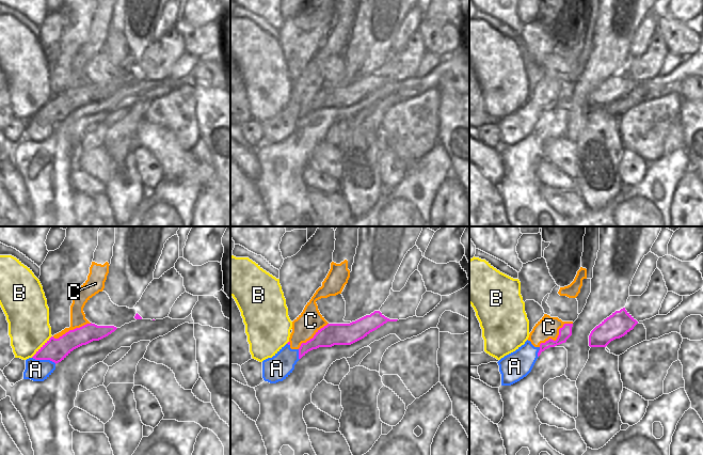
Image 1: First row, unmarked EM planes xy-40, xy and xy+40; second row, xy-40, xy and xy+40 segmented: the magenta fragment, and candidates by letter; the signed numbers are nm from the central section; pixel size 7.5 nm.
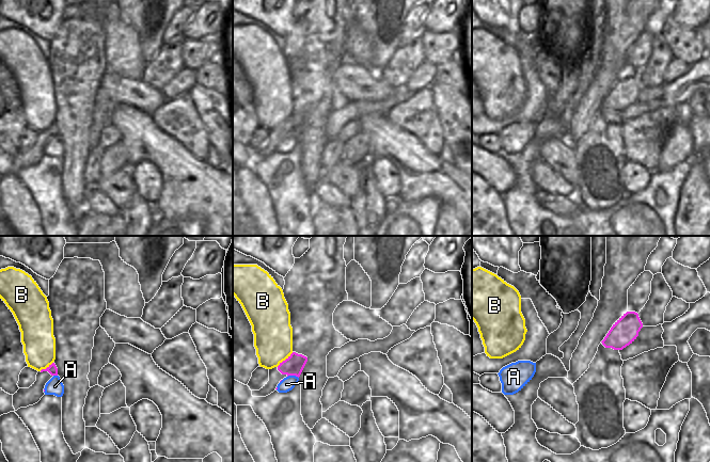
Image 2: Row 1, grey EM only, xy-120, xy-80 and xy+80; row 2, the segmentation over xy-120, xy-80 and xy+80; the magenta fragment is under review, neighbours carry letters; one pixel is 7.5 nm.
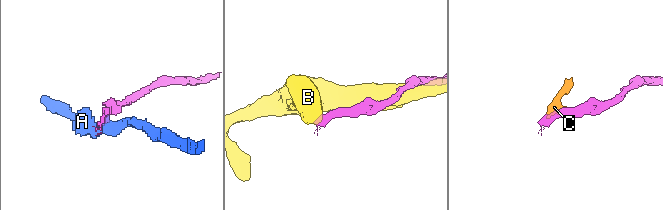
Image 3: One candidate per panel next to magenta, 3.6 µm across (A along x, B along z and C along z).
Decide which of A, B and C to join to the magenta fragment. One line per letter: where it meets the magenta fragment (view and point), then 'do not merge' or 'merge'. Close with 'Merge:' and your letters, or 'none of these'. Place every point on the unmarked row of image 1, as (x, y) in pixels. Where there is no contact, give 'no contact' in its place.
A: xy-40 (44, 120) | do not merge
B: xy-40 (43, 107) | do not merge
C: xy+40 (558, 97) | do not merge
Merge: none of these

